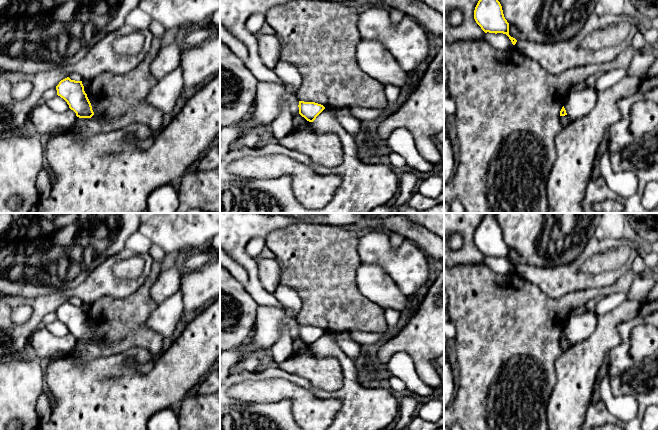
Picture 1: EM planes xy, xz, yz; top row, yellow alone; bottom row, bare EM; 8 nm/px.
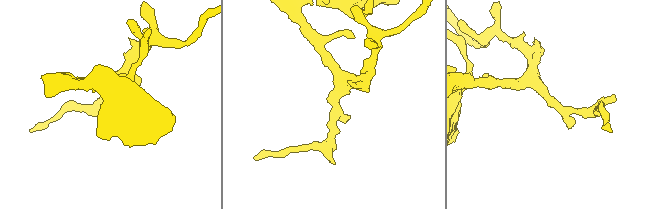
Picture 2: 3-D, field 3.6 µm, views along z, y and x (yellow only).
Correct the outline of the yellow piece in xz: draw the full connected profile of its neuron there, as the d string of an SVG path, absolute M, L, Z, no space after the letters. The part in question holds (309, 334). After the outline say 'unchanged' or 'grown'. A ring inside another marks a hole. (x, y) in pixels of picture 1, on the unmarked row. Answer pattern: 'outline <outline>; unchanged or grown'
outline M299 325L299 338L307 345L313 346L316 341L325 333L321 328L315 326Z; unchanged

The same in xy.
outline M67 301L59 306L56 314L57 319L67 326L69 332L76 337L77 341L91 342L94 339L82 305L71 304Z; unchanged

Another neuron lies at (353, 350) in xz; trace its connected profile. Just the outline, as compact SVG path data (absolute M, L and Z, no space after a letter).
M325 331L326 334L332 336L344 353L354 362L361 362L361 346L350 338L349 332L345 331Z

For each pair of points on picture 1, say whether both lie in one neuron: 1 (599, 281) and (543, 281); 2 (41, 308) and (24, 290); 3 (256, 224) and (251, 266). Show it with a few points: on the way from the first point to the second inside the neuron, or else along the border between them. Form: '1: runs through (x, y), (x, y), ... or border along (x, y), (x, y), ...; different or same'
1: runs through (585, 281), (557, 281); same
2: border along (39, 294), (33, 297), (10, 296); different
3: runs through (246, 234), (241, 239), (241, 256); same

